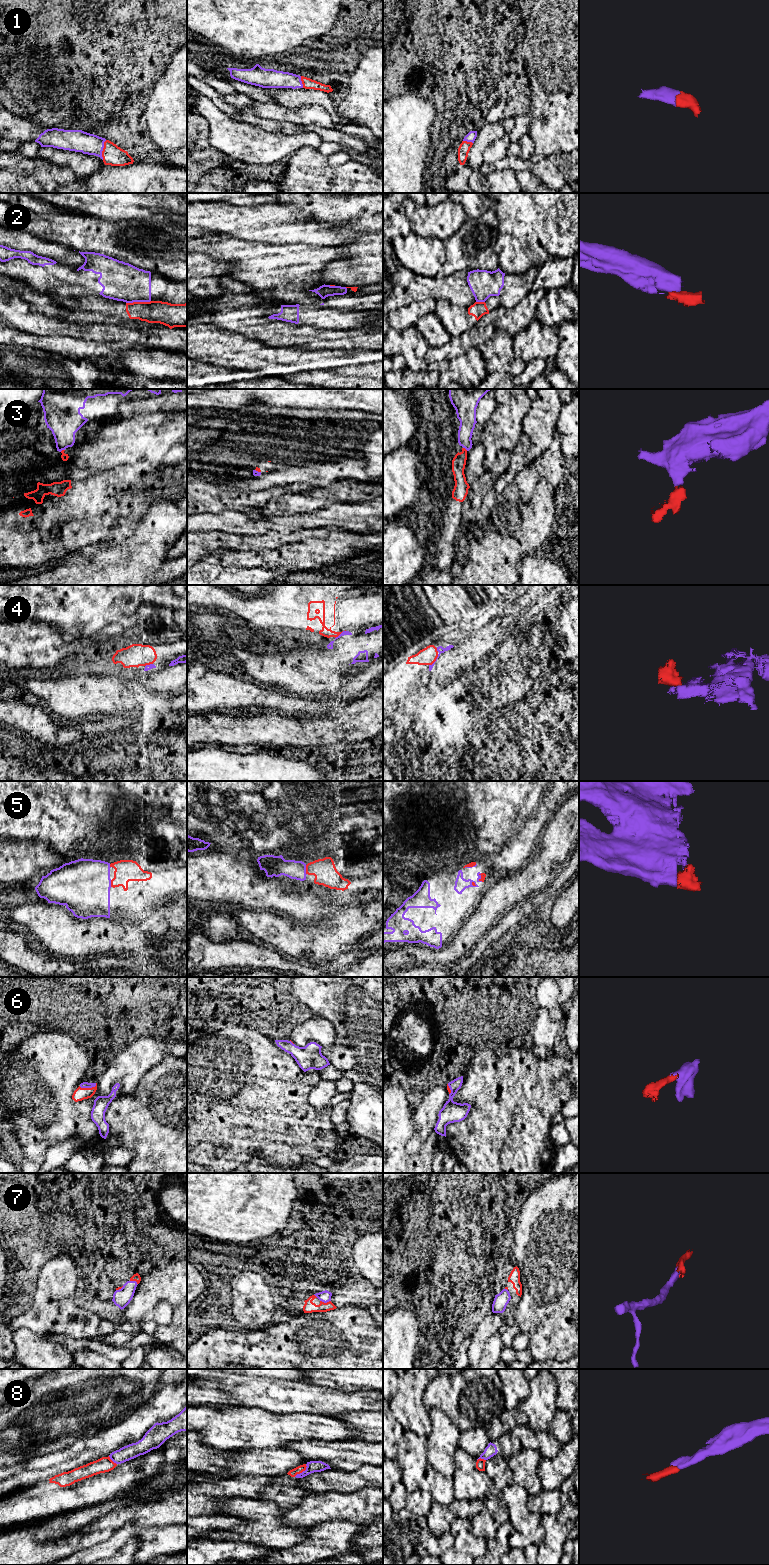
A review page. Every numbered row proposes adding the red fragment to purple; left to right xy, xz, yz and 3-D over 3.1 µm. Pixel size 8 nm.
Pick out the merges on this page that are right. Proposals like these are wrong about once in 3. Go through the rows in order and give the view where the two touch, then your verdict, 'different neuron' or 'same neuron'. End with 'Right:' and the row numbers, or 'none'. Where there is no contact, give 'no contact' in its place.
1: xy | same neuron
2: xy | different neuron
3: yz | same neuron
4: yz | same neuron
5: xz | same neuron
6: xy | same neuron
7: xz | same neuron
8: xz | same neuron
Right: 1, 3, 4, 5, 6, 7, 8

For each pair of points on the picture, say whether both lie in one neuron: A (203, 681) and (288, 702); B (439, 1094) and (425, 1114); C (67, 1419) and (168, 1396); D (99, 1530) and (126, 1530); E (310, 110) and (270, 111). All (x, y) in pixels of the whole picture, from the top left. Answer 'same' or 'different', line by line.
A: same
B: same
C: different
D: different
E: same

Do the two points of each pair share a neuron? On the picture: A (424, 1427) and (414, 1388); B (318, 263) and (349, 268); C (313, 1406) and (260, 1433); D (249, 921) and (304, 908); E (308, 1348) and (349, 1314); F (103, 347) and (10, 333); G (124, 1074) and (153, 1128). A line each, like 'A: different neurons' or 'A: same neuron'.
A: same neuron
B: different neurons
C: different neurons
D: different neurons
E: same neuron
F: same neuron
G: different neurons

